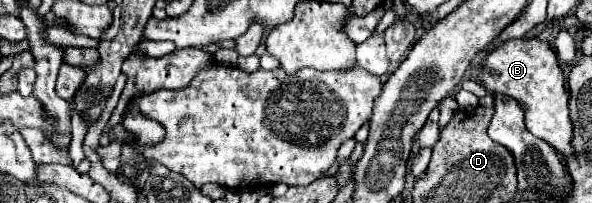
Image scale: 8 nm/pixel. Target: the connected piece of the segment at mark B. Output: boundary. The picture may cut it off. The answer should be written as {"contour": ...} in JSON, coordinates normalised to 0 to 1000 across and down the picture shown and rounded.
{"contour":[[[868,192],[824,251],[814,300],[811,399],[828,458],[851,458],[878,507],[889,557],[889,635],[929,704],[953,773],[973,764],[966,724],[966,596],[959,547],[963,458],[953,429],[953,360],[929,212],[905,192]]]}

